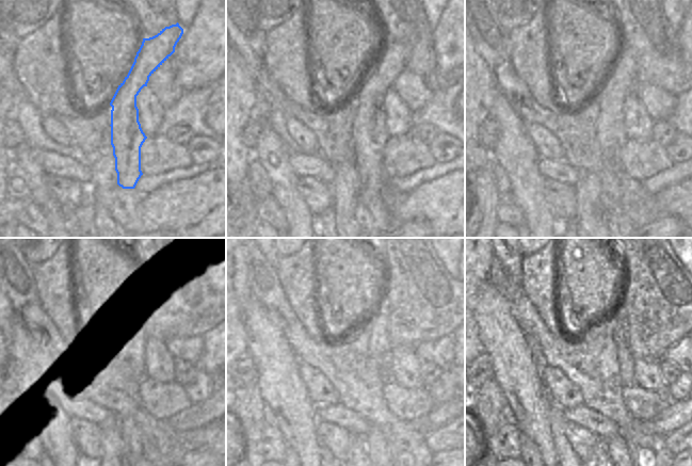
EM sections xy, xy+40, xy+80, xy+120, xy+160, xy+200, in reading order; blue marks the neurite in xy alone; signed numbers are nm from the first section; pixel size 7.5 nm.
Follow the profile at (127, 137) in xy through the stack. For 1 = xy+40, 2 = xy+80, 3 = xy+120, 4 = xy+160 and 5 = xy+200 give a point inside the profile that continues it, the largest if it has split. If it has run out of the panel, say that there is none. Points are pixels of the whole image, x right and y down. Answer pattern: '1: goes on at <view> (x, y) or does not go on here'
1: goes on at xy+40 (369, 135)
2: goes on at xy+80 (610, 132)
3: goes on at xy+120 (135, 355)
4: goes on at xy+160 (379, 453)
5: goes on at xy+200 (615, 447)

